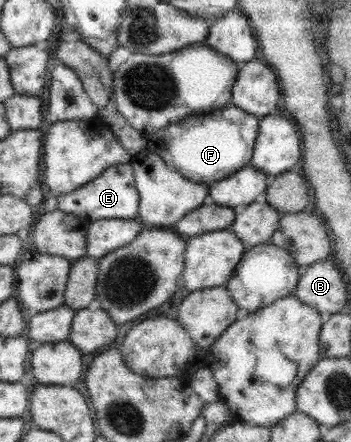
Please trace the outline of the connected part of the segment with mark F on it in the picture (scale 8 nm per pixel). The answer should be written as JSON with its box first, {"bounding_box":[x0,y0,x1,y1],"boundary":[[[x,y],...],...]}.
{"bounding_box":[169,105,259,183],"boundary":[[[230,105],[221,109],[219,119],[207,119],[201,127],[209,131],[209,135],[199,135],[199,127],[191,125],[183,135],[177,135],[169,141],[169,167],[195,183],[213,183],[229,177],[242,167],[249,165],[253,157],[255,141],[258,133],[259,117],[251,115],[238,107]]]}

